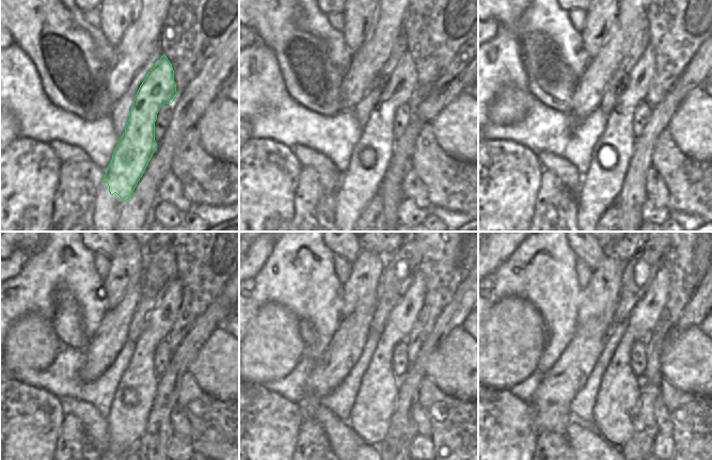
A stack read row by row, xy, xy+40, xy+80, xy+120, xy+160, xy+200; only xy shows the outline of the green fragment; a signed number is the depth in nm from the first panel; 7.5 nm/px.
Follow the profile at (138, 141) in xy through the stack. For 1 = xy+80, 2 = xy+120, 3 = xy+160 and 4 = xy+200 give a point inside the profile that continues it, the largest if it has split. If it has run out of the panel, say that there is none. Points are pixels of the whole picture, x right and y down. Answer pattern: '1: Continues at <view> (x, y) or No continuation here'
1: Continues at xy+80 (618, 133)
2: Continues at xy+120 (129, 421)
3: Continues at xy+160 (376, 400)
4: Continues at xy+200 (617, 402).

